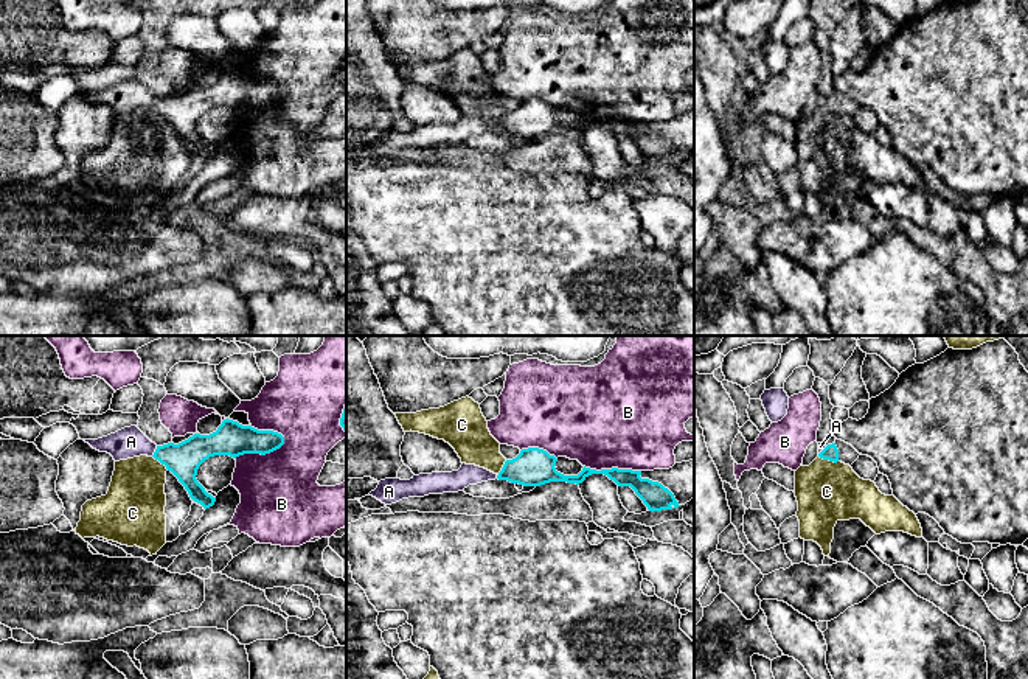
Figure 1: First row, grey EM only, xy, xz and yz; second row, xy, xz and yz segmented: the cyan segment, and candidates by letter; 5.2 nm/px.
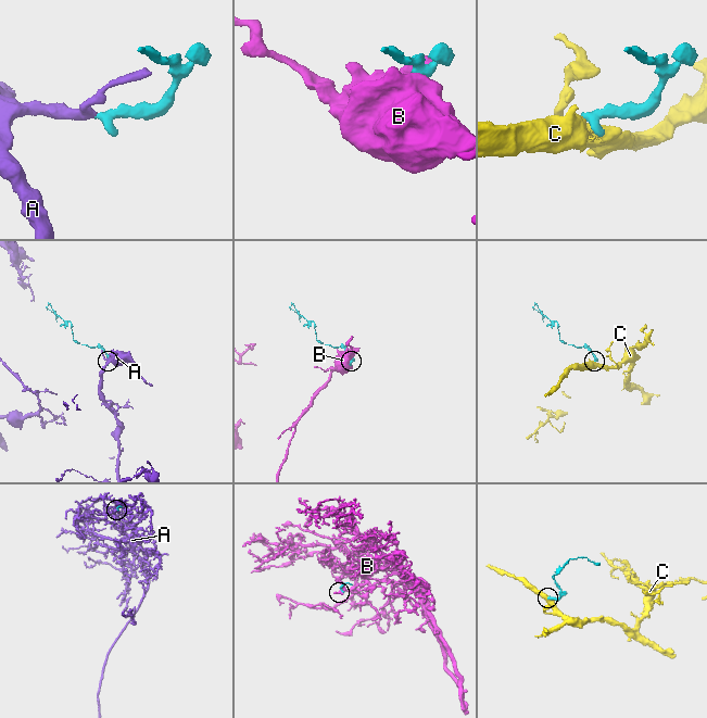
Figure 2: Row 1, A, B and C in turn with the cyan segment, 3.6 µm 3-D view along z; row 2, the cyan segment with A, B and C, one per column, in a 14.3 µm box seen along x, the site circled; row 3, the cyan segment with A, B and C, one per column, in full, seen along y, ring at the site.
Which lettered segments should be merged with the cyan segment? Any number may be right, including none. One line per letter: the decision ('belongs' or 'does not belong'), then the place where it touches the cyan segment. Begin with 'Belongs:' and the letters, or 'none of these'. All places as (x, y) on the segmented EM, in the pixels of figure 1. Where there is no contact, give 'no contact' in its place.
Belongs: A
A: belongs | xy (156, 451)
B: does not belong | xy (261, 454)
C: does not belong | yz (828, 459)

